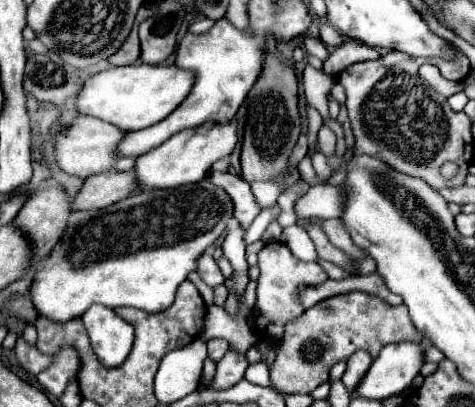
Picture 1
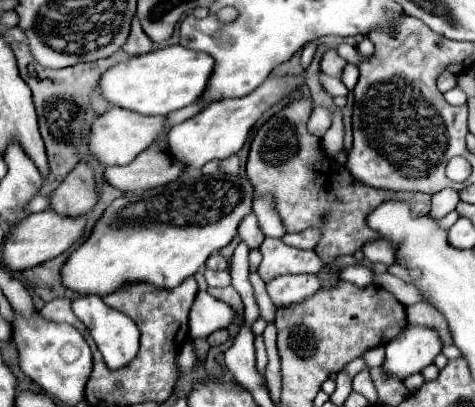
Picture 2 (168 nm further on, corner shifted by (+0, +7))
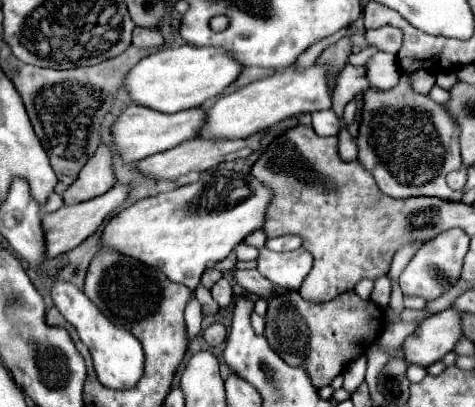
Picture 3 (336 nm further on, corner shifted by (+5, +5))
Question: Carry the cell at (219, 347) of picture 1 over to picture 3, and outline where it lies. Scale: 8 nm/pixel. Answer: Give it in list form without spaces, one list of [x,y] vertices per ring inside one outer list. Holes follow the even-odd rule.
[[[222,322],[210,324],[204,332],[204,340],[208,342],[208,346],[220,346],[226,340],[226,326]]]

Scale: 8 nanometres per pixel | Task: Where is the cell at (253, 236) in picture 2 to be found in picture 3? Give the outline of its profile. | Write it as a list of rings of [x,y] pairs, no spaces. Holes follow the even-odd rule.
[[[244,240],[236,246],[236,254],[238,254],[238,260],[256,260],[256,254],[258,250],[254,246],[248,246]]]

